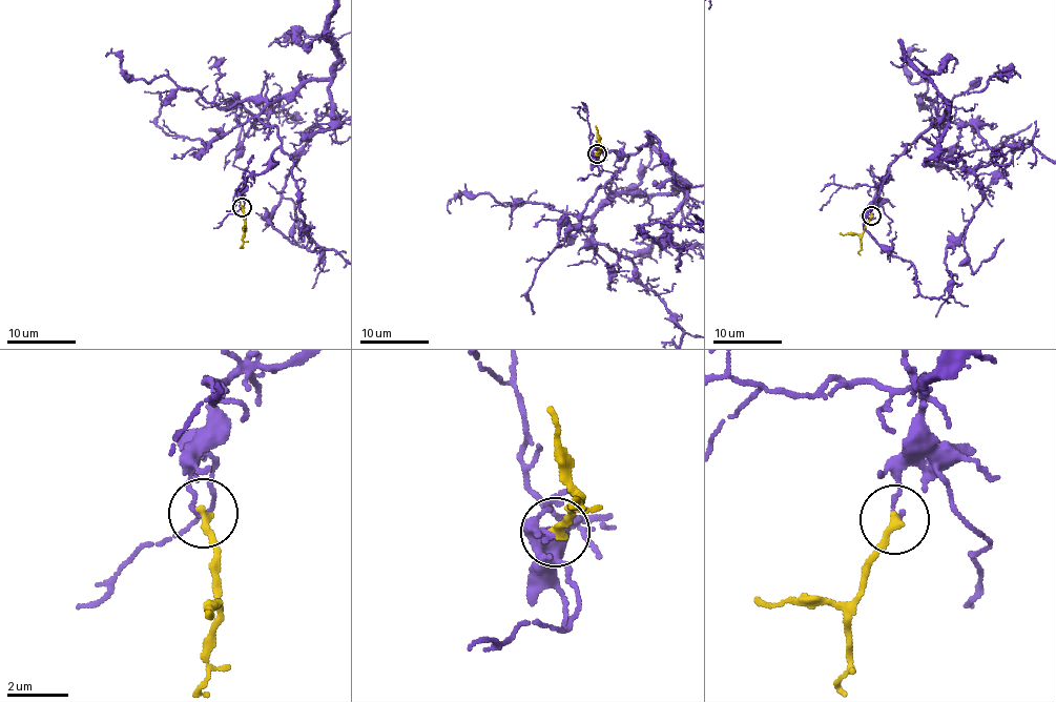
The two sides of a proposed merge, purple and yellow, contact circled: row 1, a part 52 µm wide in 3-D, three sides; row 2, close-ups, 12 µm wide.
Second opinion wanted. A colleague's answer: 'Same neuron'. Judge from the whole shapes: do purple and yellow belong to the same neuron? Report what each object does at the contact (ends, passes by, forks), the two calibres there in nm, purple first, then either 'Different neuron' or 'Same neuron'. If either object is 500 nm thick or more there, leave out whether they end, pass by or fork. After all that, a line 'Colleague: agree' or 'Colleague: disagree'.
At the ring purple ends. At the ring yellow ends. Thickness 150 nm (purple) against 260 nm. Different neuron
Colleague: disagree

